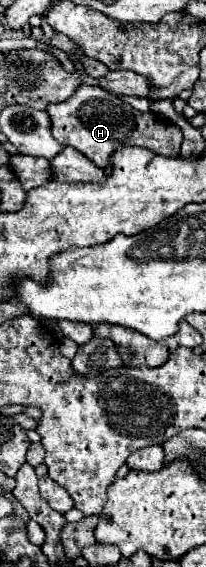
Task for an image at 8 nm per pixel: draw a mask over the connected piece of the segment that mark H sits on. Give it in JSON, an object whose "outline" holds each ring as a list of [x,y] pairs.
{"outline":[[[83,85],[79,87],[79,91],[75,91],[75,95],[71,95],[71,99],[47,107],[47,113],[53,123],[55,139],[63,145],[75,147],[101,169],[107,169],[111,165],[111,155],[125,145],[145,147],[165,157],[179,157],[181,153],[183,133],[175,123],[165,123],[159,115],[151,111],[141,113],[129,103],[123,103],[117,95],[107,93],[99,87]]]}

